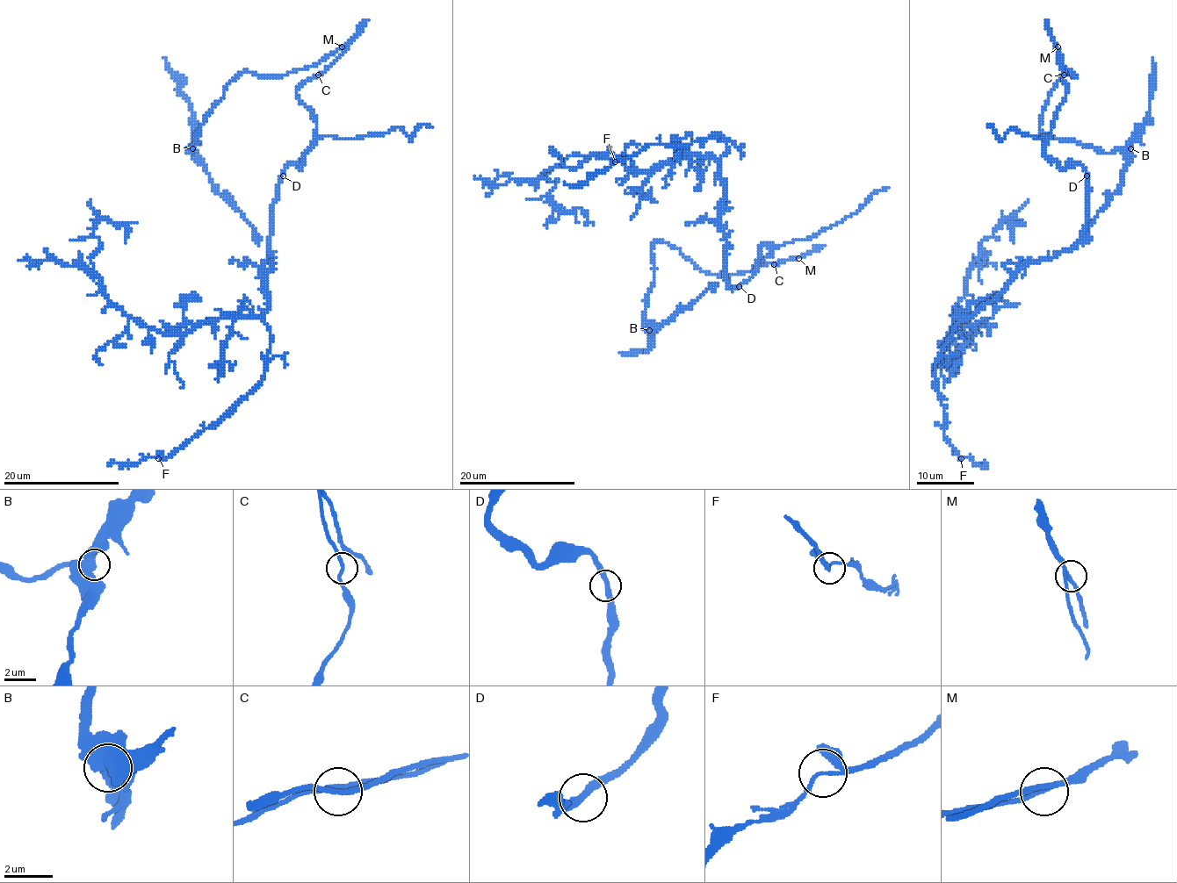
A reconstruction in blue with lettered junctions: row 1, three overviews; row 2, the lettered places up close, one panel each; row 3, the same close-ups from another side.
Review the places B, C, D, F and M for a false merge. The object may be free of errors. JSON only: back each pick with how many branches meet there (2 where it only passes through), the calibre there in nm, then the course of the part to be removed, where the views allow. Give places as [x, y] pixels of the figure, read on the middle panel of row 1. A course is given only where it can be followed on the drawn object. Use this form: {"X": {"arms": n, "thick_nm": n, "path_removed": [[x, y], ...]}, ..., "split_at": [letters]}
{"split_at": []}

